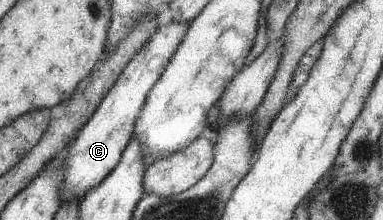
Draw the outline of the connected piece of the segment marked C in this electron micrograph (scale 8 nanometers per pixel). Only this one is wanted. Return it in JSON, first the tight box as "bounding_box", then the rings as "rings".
{"bounding_box":[62,22,190,202],"rings":[[[190,22],[159,24],[156,31],[123,67],[115,84],[107,91],[91,118],[78,132],[69,146],[66,156],[66,173],[62,186],[62,202],[75,197],[81,200],[84,194],[97,186],[117,166],[123,150],[132,139],[136,120],[141,114],[153,85],[161,78],[183,38],[189,30]]]}

